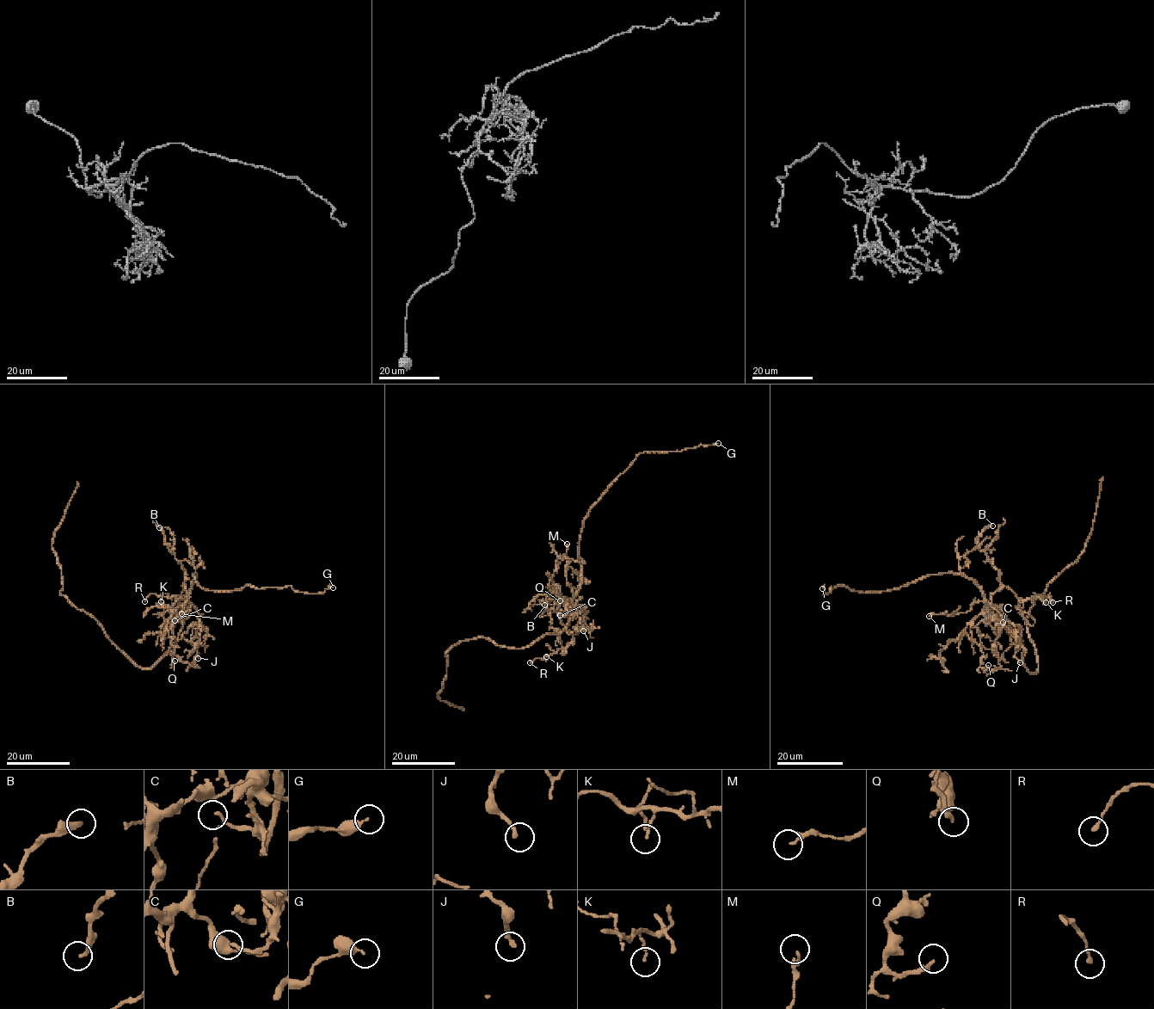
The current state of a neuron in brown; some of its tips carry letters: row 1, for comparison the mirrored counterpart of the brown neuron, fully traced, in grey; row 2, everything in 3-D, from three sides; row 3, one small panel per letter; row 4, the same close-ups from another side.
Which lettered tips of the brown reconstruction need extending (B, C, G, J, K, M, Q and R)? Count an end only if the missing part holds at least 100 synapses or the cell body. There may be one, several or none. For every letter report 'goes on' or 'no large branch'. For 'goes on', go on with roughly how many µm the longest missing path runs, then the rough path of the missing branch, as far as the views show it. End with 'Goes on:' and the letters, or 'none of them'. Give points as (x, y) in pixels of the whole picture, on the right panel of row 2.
B: no large branch
C: no large branch
G: no large branch
J: no large branch
K: no large branch
M: no large branch
Q: no large branch
R: no large branch
Goes on: none of them

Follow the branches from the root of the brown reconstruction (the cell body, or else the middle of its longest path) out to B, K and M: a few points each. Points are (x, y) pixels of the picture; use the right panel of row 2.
B: (1015, 635), (1003, 612), (992, 603), (991, 595), (1000, 587), (999, 571), (977, 541), (977, 537), (992, 526)
K: (1015, 635), (1003, 612), (992, 603), (991, 595), (1006, 587), (1020, 599), (1040, 596), (1046, 602)
M: (1015, 635), (1003, 612), (983, 601), (974, 601), (971, 610), (966, 612), (929, 616)

